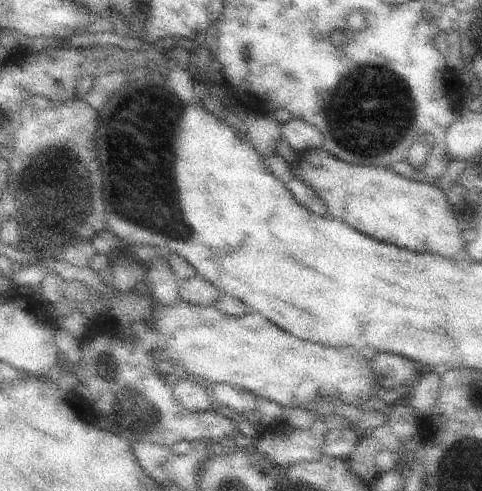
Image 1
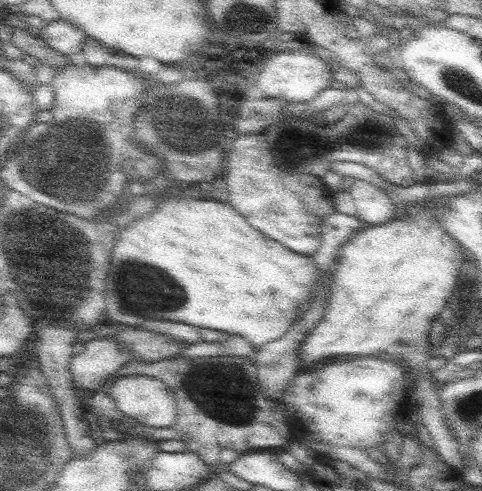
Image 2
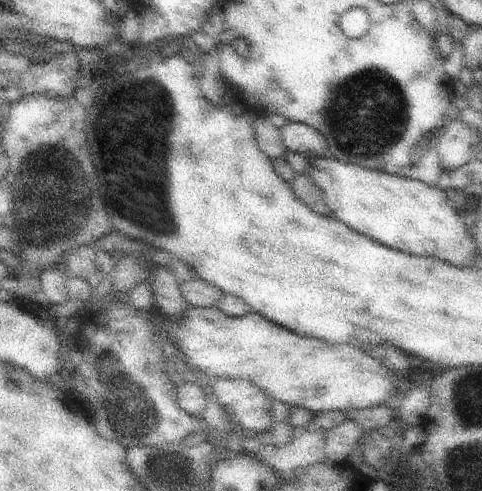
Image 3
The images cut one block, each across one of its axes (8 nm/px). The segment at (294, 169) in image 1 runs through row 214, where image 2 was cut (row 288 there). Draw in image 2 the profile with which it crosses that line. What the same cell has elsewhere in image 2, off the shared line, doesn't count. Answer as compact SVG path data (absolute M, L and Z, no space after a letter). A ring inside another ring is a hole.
M421 208L411 218L399 210L399 216L393 220L379 224L379 226L363 226L365 230L353 236L339 252L339 258L333 266L331 274L331 296L329 304L325 308L323 320L305 336L299 348L301 358L301 370L319 368L325 362L331 362L333 358L345 358L345 356L375 356L387 354L381 358L397 360L407 366L409 372L413 372L413 384L417 390L417 406L415 412L419 416L419 424L427 428L429 436L433 438L433 448L443 458L447 466L451 466L455 472L461 474L463 468L463 452L459 450L459 442L447 424L445 412L443 412L443 388L435 384L433 374L429 372L429 358L435 356L431 344L429 344L429 328L431 322L439 318L443 306L449 302L453 288L459 280L459 270L465 264L465 254L461 242L453 240L443 232L441 224L437 222L437 210L435 208Z

